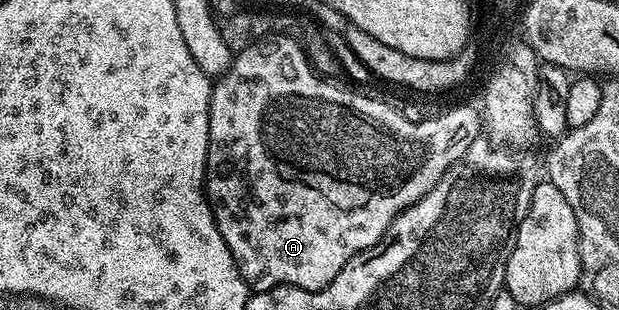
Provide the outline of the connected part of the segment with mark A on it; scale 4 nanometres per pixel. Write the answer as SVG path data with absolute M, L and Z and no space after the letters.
M274 35L266 36L264 39L254 40L249 46L242 51L242 53L234 56L233 62L229 65L229 70L225 74L222 74L216 80L213 85L213 94L211 95L211 103L209 104L209 154L207 155L207 167L205 168L205 195L209 198L209 206L213 209L213 214L217 220L217 226L219 231L223 235L223 239L227 243L227 247L231 251L231 255L237 261L237 265L241 268L241 273L245 277L246 281L255 283L256 292L262 293L268 289L274 289L277 285L294 285L300 289L322 289L327 287L335 279L335 275L339 275L339 271L343 271L343 267L348 261L355 256L359 251L369 249L374 243L380 239L381 236L387 231L387 227L394 221L401 212L407 207L411 207L417 200L423 195L427 195L427 191L431 191L435 187L435 183L439 183L439 179L443 179L443 175L448 169L457 161L461 159L461 156L466 153L475 144L478 144L479 138L477 137L481 133L481 121L483 125L483 117L480 112L477 113L469 105L457 105L454 109L449 109L446 113L441 113L430 116L424 121L413 121L409 117L404 117L401 114L400 108L388 105L385 101L376 101L373 97L364 97L361 93L352 93L349 89L344 89L343 86L337 85L341 83L334 83L332 80L326 79L313 72L312 65L309 64L309 60L305 57L305 52L301 50L301 44L297 42L291 35L285 35L285 37L273 37Z

